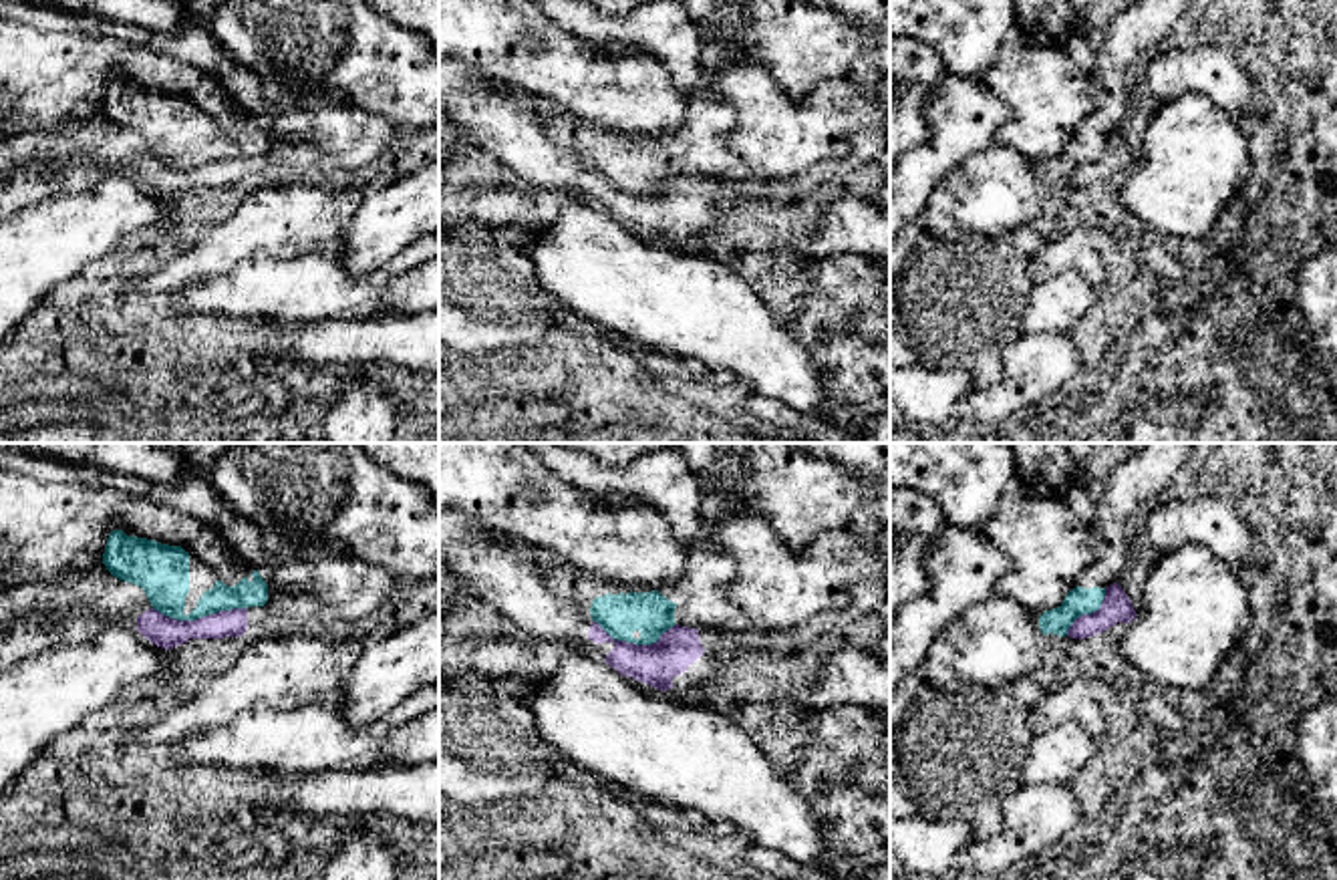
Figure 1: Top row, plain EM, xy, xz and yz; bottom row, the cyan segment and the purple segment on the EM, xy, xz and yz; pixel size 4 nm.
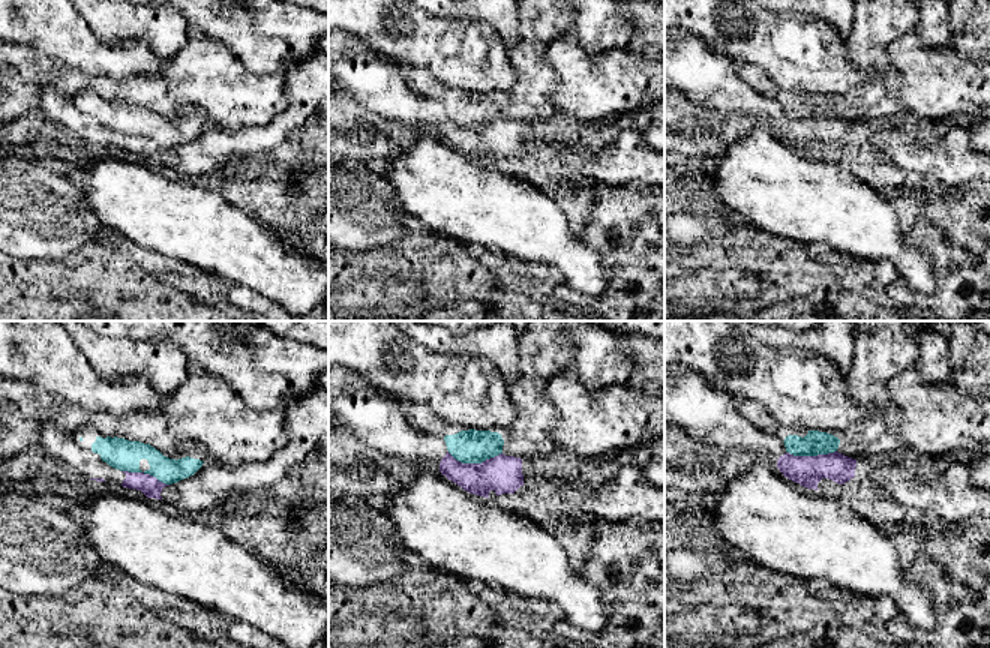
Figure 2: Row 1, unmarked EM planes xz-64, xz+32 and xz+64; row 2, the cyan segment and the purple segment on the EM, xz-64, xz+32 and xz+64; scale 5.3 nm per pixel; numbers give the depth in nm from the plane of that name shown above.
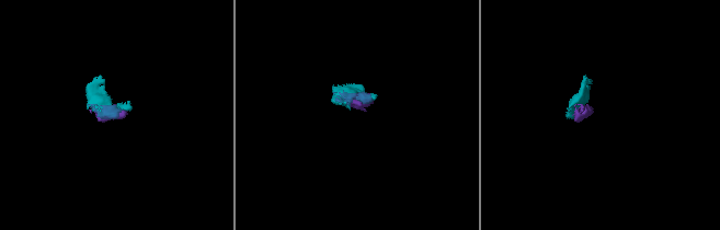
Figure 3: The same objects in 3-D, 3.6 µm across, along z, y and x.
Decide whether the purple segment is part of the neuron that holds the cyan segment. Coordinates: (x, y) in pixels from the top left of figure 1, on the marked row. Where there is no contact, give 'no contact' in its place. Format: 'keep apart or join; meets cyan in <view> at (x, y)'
keep apart; meets cyan in xy at (200, 617)

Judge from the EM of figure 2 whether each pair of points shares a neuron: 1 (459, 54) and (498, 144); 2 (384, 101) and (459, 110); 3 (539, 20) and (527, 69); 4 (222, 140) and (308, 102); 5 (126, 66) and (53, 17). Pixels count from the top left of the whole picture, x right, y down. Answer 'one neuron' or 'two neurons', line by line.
1: two neurons
2: two neurons
3: one neuron
4: one neuron
5: one neuron

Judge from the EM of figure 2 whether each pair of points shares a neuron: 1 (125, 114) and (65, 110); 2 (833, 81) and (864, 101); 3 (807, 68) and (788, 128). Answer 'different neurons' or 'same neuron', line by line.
1: different neurons
2: different neurons
3: different neurons

